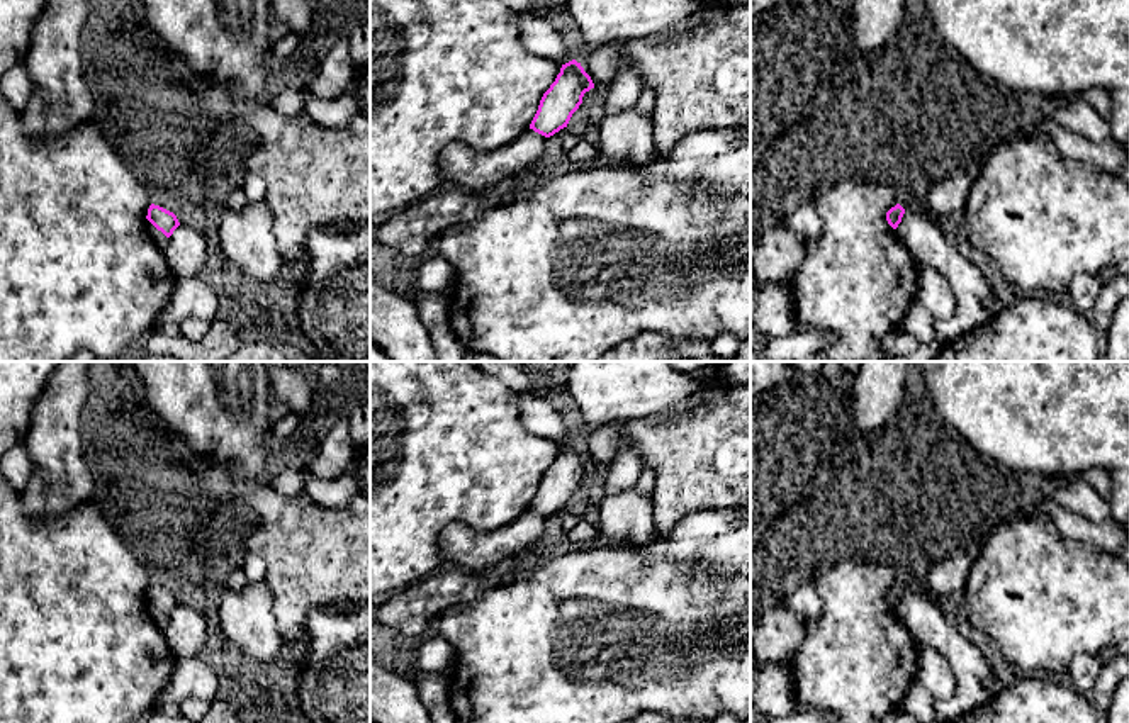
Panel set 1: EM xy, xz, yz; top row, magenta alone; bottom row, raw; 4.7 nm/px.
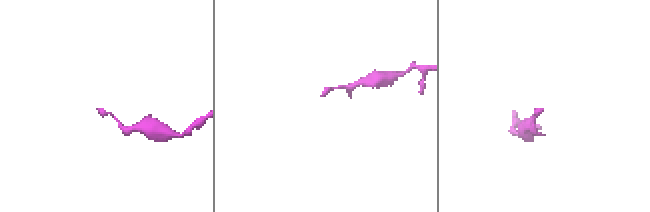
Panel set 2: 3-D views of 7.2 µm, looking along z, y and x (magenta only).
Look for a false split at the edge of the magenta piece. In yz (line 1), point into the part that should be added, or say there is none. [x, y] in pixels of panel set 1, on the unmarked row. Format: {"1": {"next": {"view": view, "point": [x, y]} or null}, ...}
{"1": {"next": null}}

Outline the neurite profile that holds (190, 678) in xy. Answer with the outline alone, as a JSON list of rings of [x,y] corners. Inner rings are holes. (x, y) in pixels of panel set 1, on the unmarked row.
[[[199,657],[177,659],[170,686],[158,698],[154,709],[168,703],[180,704],[188,698],[211,703],[216,699],[217,687],[216,672]]]

